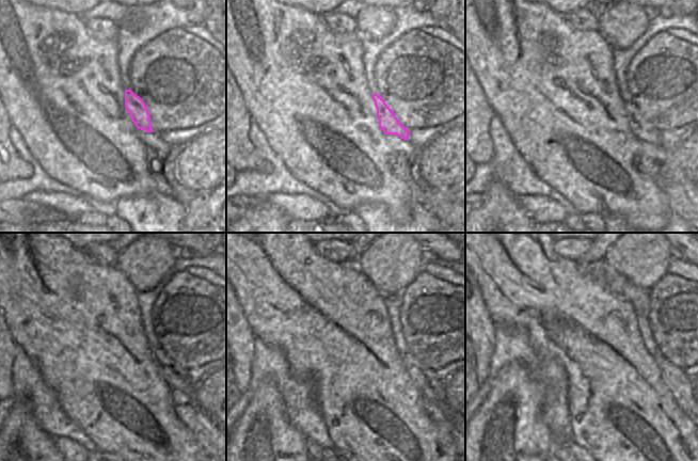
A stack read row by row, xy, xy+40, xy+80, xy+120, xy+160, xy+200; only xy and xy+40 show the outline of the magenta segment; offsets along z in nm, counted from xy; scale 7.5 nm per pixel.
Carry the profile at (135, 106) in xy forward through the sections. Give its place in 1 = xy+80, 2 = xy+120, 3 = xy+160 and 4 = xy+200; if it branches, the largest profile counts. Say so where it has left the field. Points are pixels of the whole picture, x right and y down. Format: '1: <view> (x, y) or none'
1: xy+80 (646, 132)
2: xy+120 (177, 377)
3: xy+160 (430, 386)
4: xy+200 (680, 384)

